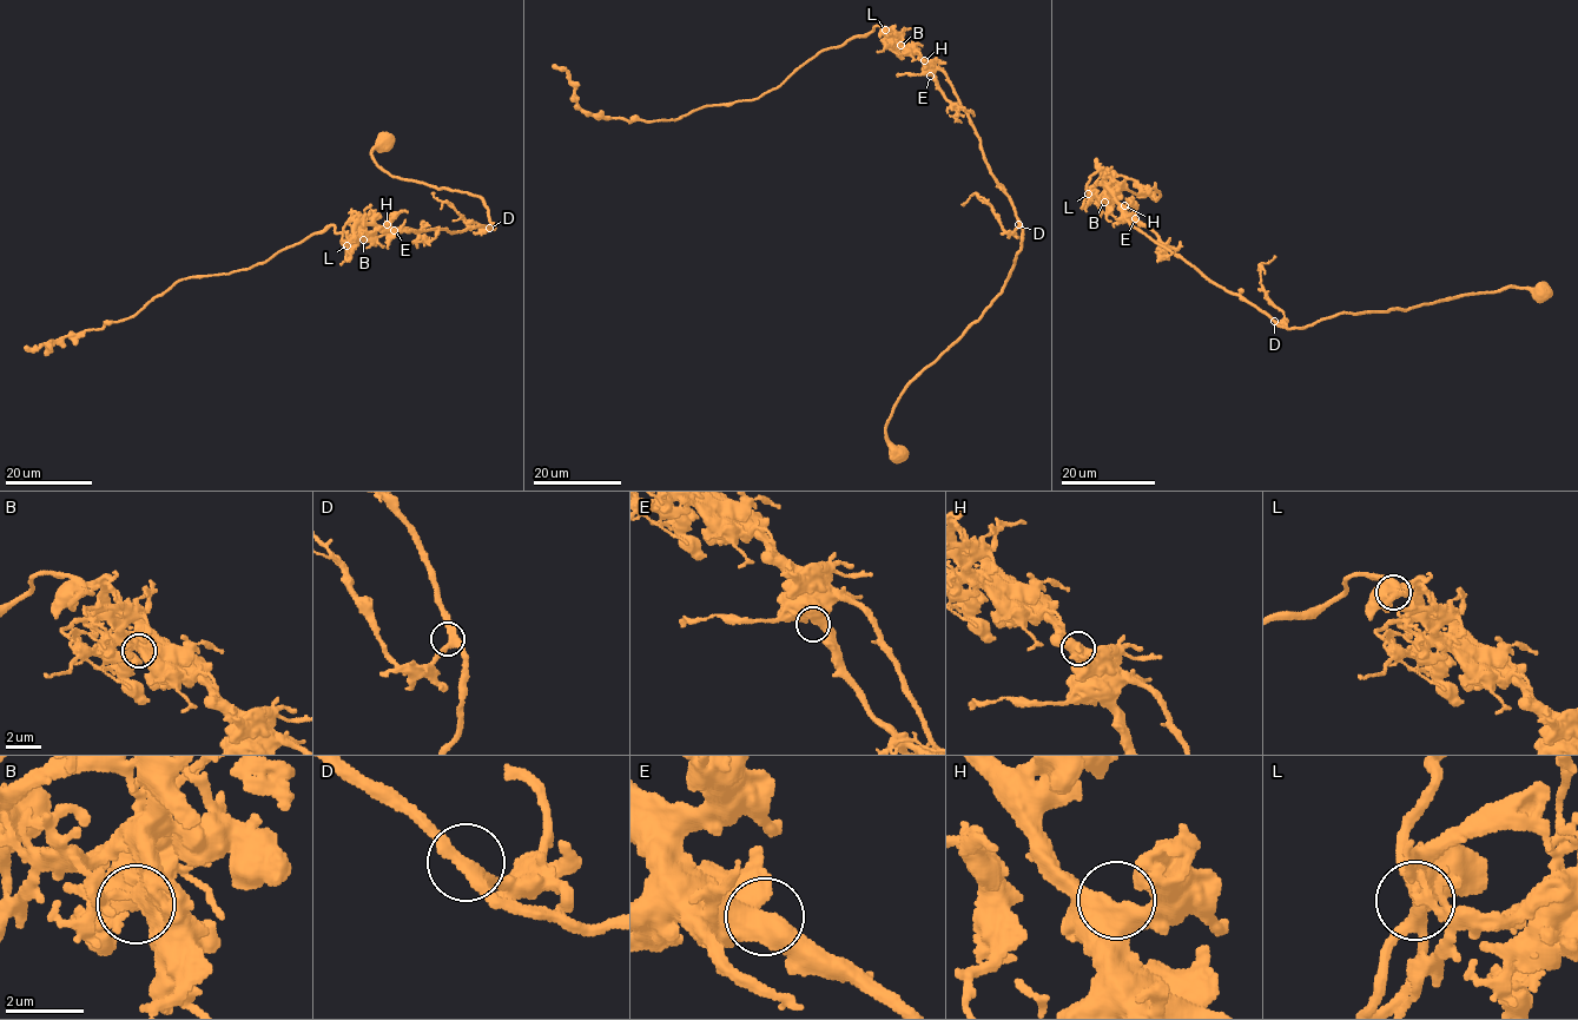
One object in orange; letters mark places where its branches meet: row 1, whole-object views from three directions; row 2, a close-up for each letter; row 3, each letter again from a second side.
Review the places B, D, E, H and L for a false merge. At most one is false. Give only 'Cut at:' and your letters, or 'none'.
Cut at: none

